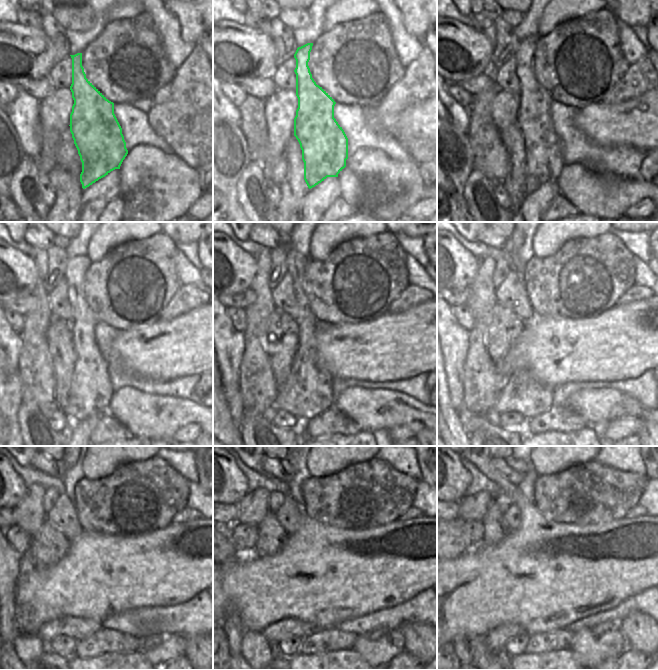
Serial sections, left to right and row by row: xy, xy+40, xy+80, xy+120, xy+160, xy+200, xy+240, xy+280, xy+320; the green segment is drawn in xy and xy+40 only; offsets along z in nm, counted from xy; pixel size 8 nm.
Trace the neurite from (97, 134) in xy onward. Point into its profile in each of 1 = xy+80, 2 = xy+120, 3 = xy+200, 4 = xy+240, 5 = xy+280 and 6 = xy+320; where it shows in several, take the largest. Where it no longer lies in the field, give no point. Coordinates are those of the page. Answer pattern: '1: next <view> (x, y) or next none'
1: next xy+80 (544, 158)
2: next xy+120 (91, 390)
3: next xy+200 (522, 394)
4: next xy+240 (77, 628)
5: next xy+280 (276, 632)
6: next xy+320 (496, 639)

